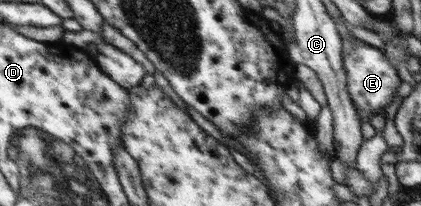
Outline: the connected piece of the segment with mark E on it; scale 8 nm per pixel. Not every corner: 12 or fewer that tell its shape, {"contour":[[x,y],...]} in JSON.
{"contour":[[344,40],[348,96],[360,120],[400,86],[388,56]]}

